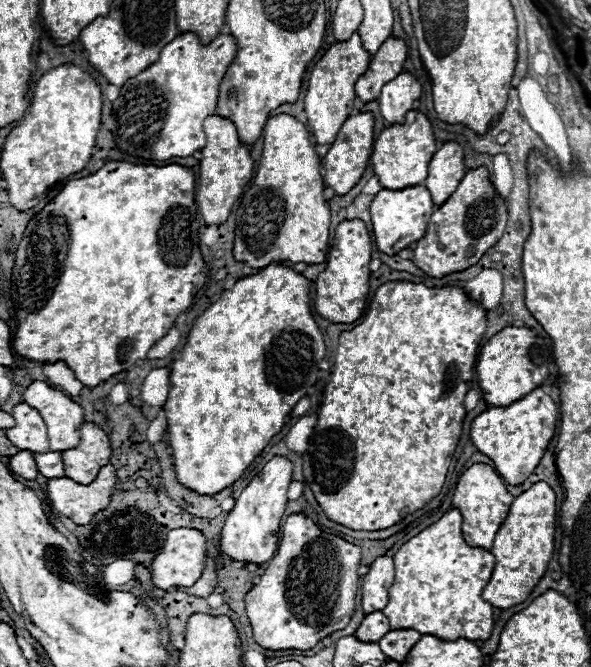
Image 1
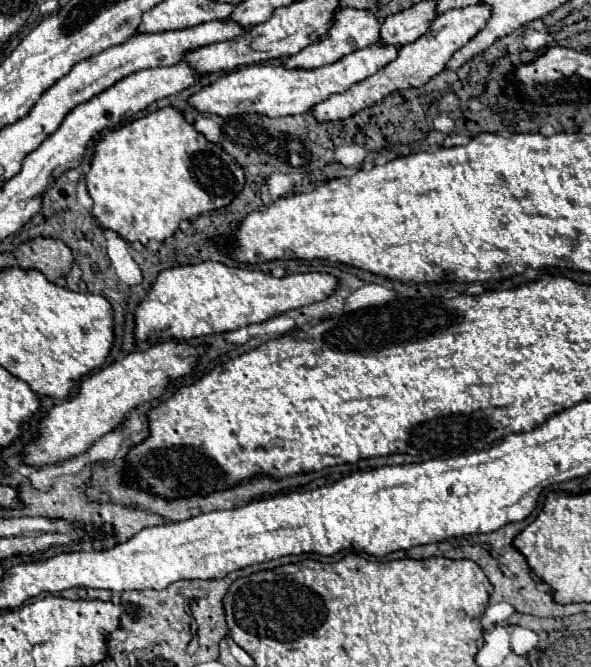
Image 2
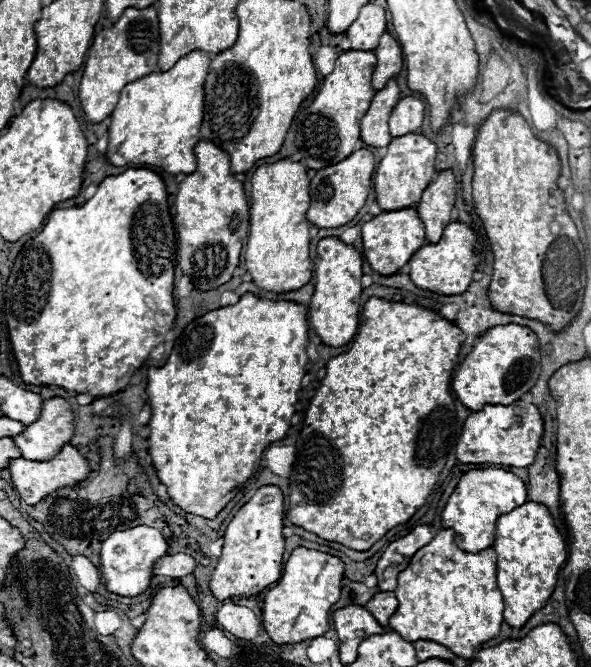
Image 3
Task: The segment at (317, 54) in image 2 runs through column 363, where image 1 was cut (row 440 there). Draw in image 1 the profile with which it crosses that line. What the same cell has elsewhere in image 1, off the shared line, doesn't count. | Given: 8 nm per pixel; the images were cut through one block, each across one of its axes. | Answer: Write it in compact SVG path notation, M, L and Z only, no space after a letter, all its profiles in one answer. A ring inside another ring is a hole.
M22 402L22 404L14 406L12 416L16 420L16 426L6 430L8 440L12 440L12 444L16 444L18 450L48 452L46 424L44 424L40 412Z

